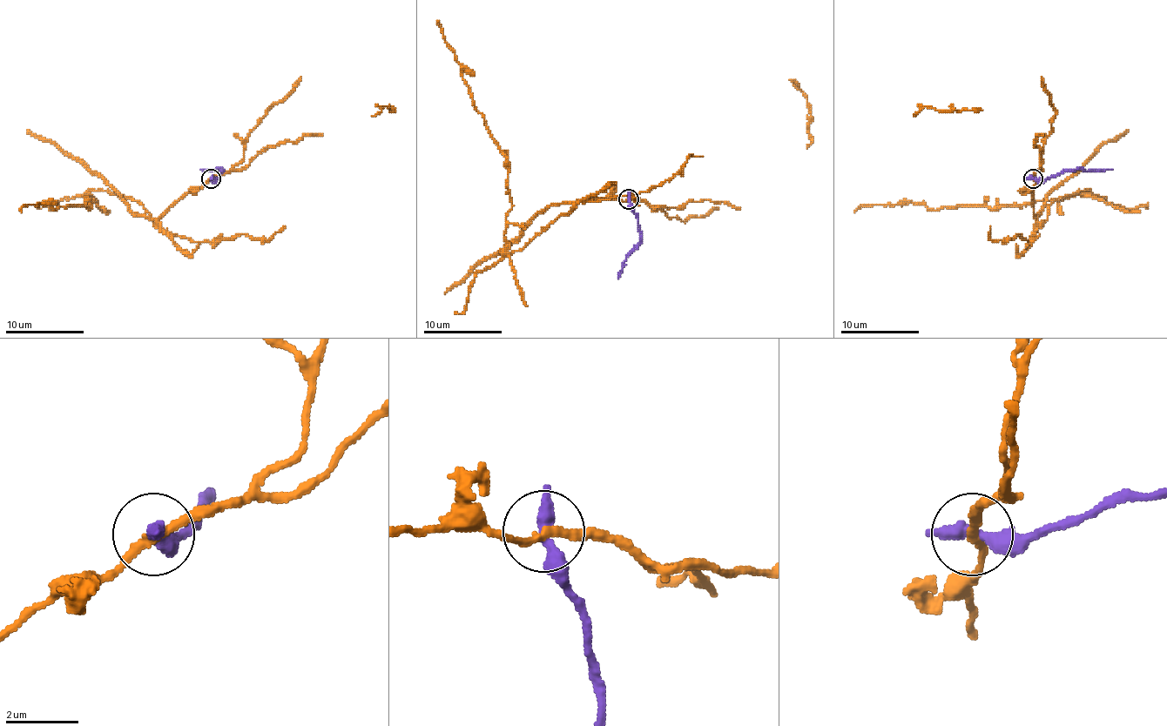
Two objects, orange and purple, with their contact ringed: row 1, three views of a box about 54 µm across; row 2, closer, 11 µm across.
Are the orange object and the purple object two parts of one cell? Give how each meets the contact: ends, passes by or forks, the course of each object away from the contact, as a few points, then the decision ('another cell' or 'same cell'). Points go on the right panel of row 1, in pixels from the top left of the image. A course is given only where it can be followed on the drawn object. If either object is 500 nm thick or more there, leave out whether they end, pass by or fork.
orange passes by; purple ends there; orange runs (1034, 178), (1040, 222), (1055, 200), (1084, 192), (988, 208), (900, 203), (854, 212); purple runs (1034, 178), (1075, 171), (1112, 169); another cell

